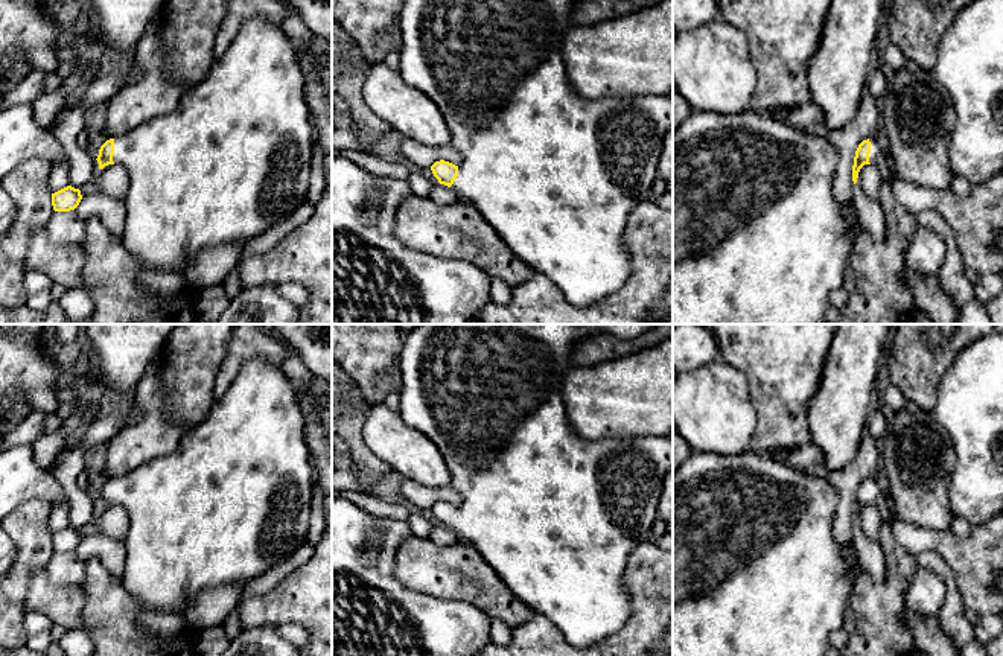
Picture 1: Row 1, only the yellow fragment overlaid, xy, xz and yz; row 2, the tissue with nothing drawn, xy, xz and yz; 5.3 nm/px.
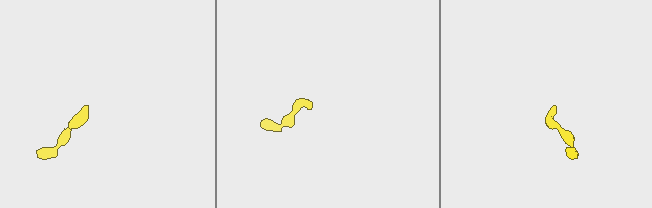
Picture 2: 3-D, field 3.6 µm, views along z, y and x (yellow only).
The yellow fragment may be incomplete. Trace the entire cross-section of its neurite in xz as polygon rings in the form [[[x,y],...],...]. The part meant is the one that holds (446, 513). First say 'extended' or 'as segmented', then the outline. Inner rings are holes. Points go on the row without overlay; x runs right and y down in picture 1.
extended; [[[417,324],[403,335],[399,352],[402,370],[400,417],[411,428],[423,432],[441,452],[451,473],[451,486],[463,496],[460,507],[440,501],[431,507],[440,525],[472,543],[505,586],[536,613],[548,618],[577,648],[587,648],[621,632],[632,615],[632,601],[622,583],[627,560],[635,546],[650,539],[658,519],[658,504],[664,476],[673,469],[673,440],[670,437],[632,437],[584,440],[568,422],[562,397],[565,373],[574,368],[571,352],[594,335],[607,333],[619,339],[638,338],[659,324]]]

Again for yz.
extended; [[[874,479],[863,481],[854,498],[852,522],[857,525],[858,513],[864,505],[880,505],[883,492]]]

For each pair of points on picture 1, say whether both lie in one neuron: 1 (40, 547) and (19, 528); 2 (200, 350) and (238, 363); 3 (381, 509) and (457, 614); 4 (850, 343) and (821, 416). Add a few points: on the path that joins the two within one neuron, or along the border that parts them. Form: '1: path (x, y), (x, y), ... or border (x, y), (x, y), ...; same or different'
1: path (35, 542), (23, 530); same
2: border (232, 340), (215, 381), (215, 393); different
3: border (353, 503), (375, 515), (405, 522); different
4: path (850, 361), (850, 376), (839, 398); same

